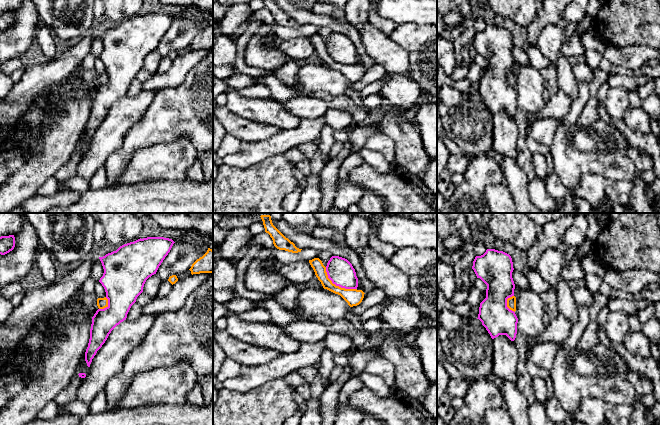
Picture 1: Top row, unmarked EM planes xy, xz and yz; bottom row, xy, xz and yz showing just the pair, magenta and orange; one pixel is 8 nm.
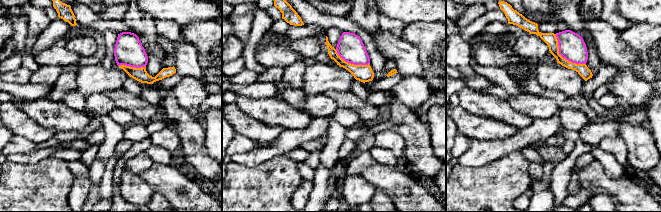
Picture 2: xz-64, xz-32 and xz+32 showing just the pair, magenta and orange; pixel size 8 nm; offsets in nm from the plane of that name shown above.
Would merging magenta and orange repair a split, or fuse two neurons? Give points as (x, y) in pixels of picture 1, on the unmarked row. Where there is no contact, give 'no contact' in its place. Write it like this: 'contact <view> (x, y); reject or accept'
contact xz (337, 61); reject

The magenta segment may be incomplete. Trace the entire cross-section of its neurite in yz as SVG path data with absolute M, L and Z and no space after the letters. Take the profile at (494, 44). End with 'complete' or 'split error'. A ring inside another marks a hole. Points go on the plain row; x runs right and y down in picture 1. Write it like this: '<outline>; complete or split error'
M487 25L483 31L475 33L472 45L487 61L486 74L480 79L477 95L492 115L506 111L514 117L518 94L507 83L507 75L514 72L515 65L511 32L503 27Z; complete

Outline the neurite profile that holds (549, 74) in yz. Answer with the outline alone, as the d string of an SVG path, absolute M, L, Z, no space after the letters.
M548 66L540 70L543 78L543 97L548 102L558 92L557 71L555 67Z

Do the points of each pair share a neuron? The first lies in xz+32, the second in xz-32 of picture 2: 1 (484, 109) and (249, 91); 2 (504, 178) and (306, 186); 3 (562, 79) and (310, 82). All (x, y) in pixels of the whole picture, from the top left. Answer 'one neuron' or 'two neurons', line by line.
1: two neurons
2: two neurons
3: one neuron

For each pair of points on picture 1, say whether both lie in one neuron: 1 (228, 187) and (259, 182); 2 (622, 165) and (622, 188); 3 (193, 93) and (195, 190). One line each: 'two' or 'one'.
1: one
2: two
3: two

